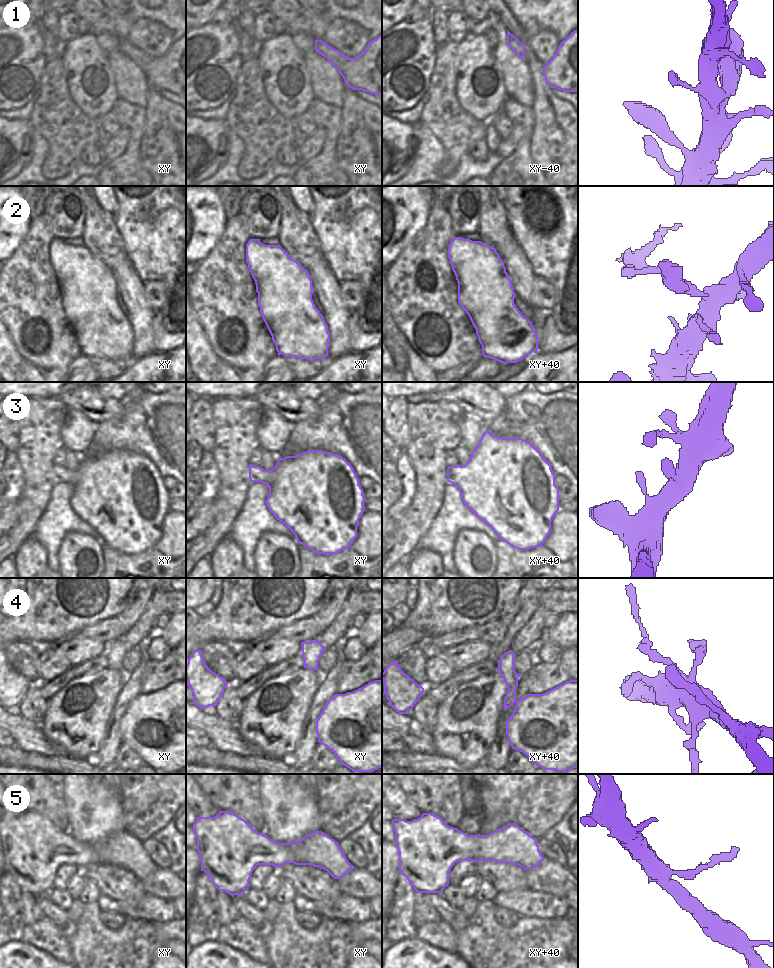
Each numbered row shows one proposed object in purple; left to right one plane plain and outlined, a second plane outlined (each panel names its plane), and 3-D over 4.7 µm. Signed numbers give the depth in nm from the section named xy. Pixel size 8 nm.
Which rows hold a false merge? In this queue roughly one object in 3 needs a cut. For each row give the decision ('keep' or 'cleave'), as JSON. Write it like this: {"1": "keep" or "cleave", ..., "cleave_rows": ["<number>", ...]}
{"1": "keep", "2": "cleave", "3": "keep", "4": "cleave", "5": "keep", "cleave_rows": ["2", "4"]}

